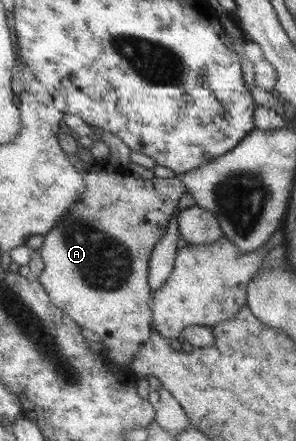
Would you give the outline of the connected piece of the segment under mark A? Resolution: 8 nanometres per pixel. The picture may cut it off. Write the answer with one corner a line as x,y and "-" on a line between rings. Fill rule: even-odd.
74,153
68,157
76,171
86,183
86,192
80,194
79,202
58,221
52,231
43,236
44,242
38,249
44,262
39,283
49,294
51,302
61,309
72,321
90,329
100,337
106,347
106,355
114,366
128,367
141,350
141,345
151,336
150,284
148,284
149,259
156,243
164,237
168,224
176,219
178,201
187,188
180,177
173,179
134,179
127,170
111,168
106,161
92,159
90,163
80,161

